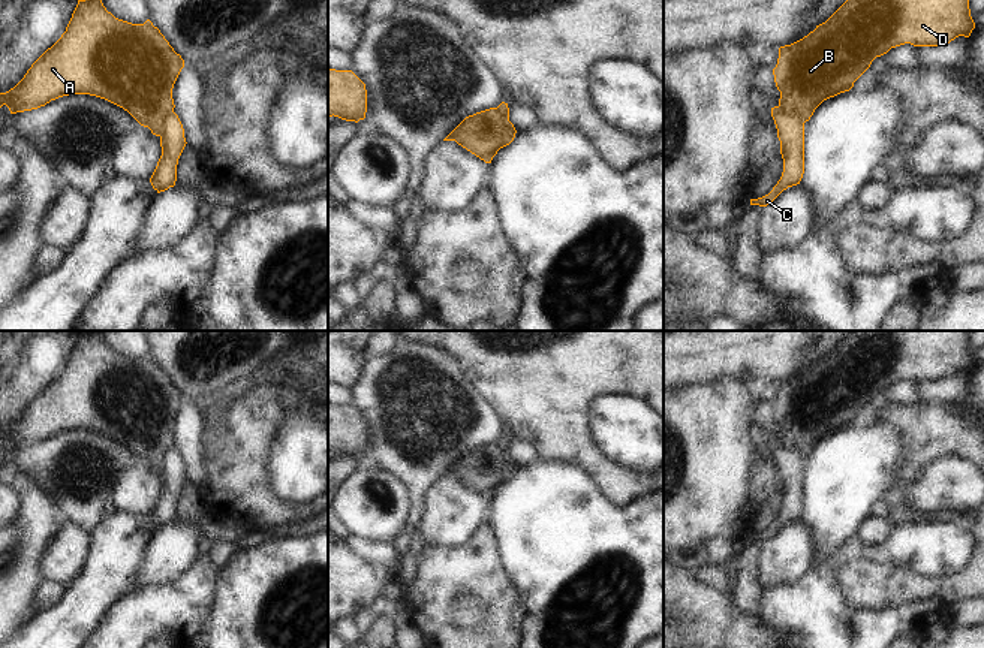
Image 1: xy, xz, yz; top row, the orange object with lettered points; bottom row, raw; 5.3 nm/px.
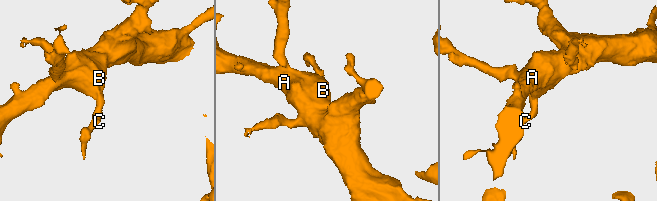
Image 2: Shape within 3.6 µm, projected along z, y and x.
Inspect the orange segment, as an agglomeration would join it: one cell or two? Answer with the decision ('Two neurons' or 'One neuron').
Two neurons.

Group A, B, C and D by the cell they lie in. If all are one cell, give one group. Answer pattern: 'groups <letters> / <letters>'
groups A B D / C

